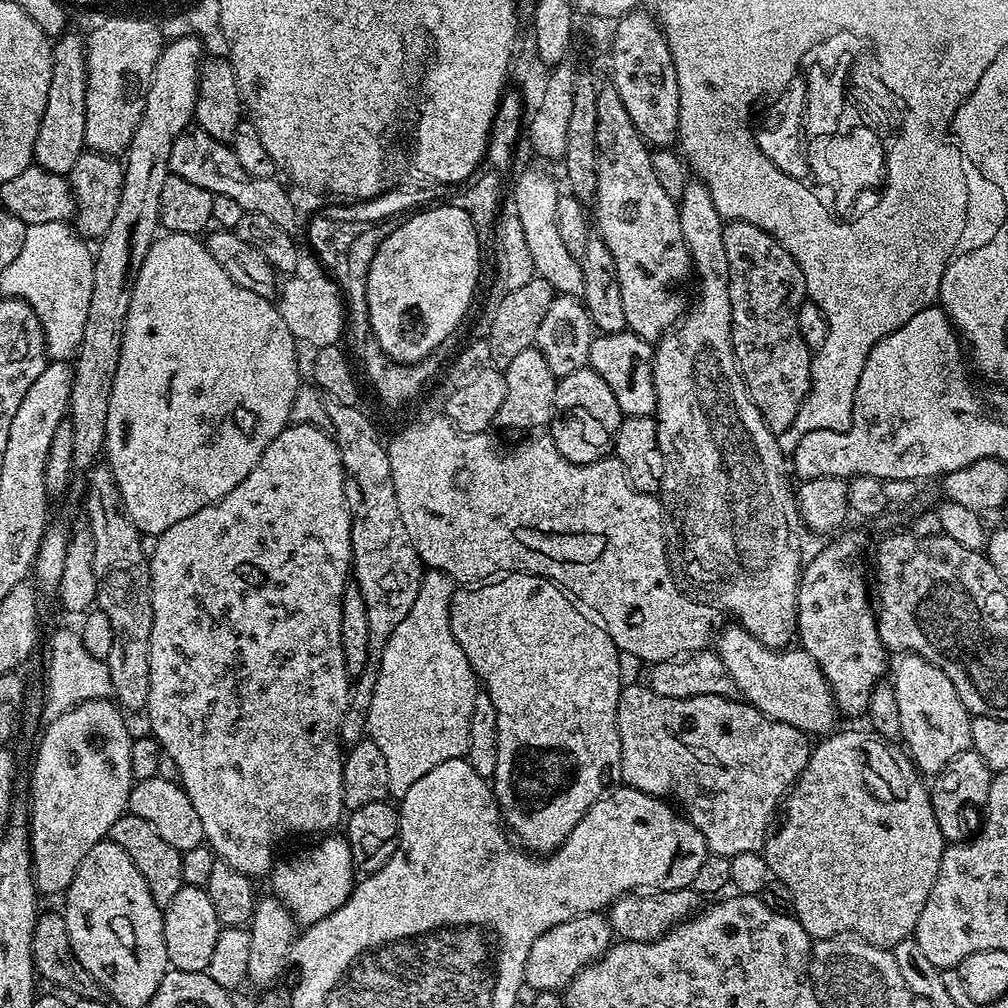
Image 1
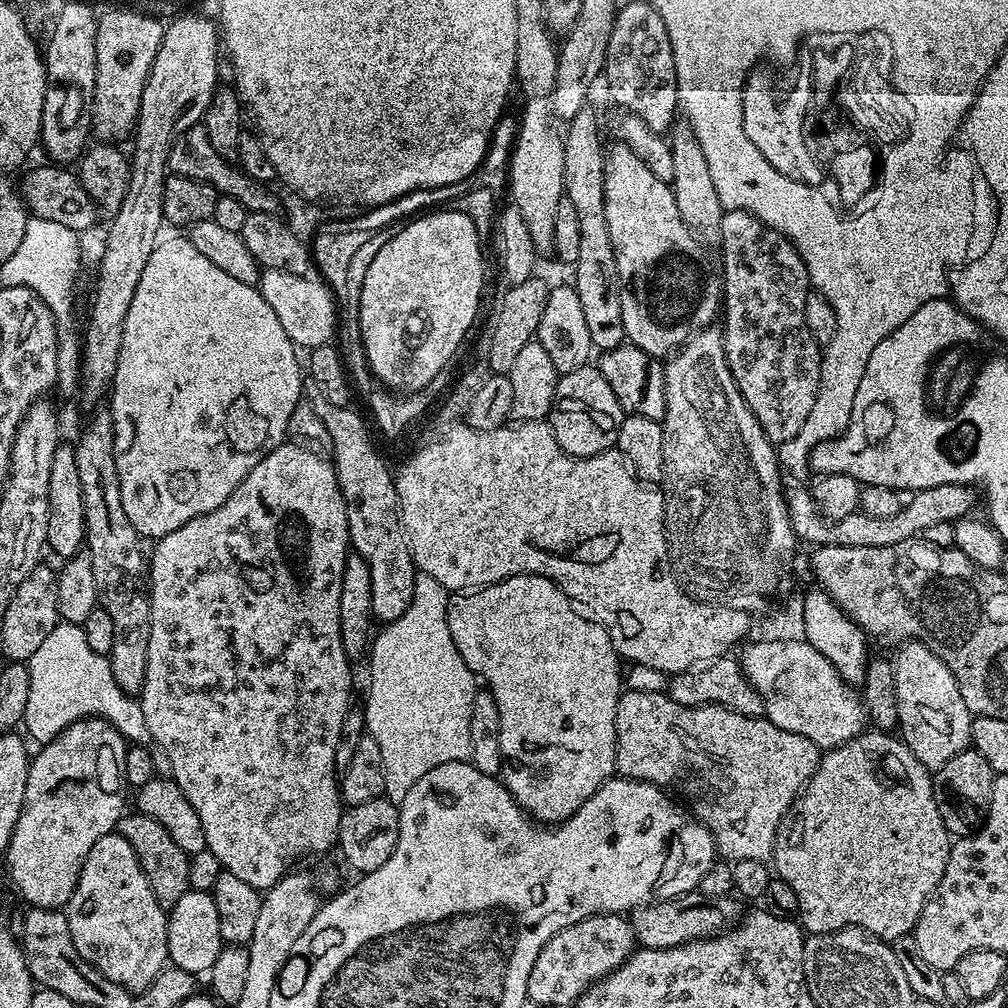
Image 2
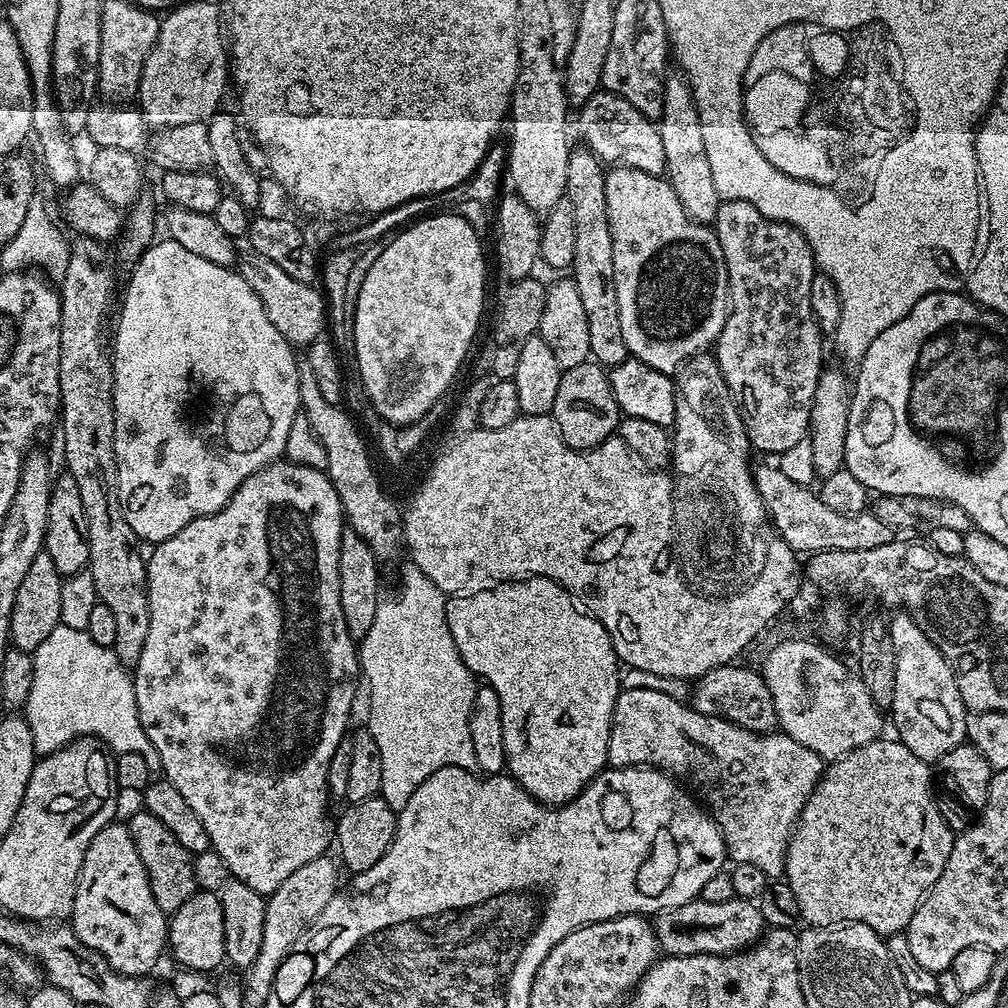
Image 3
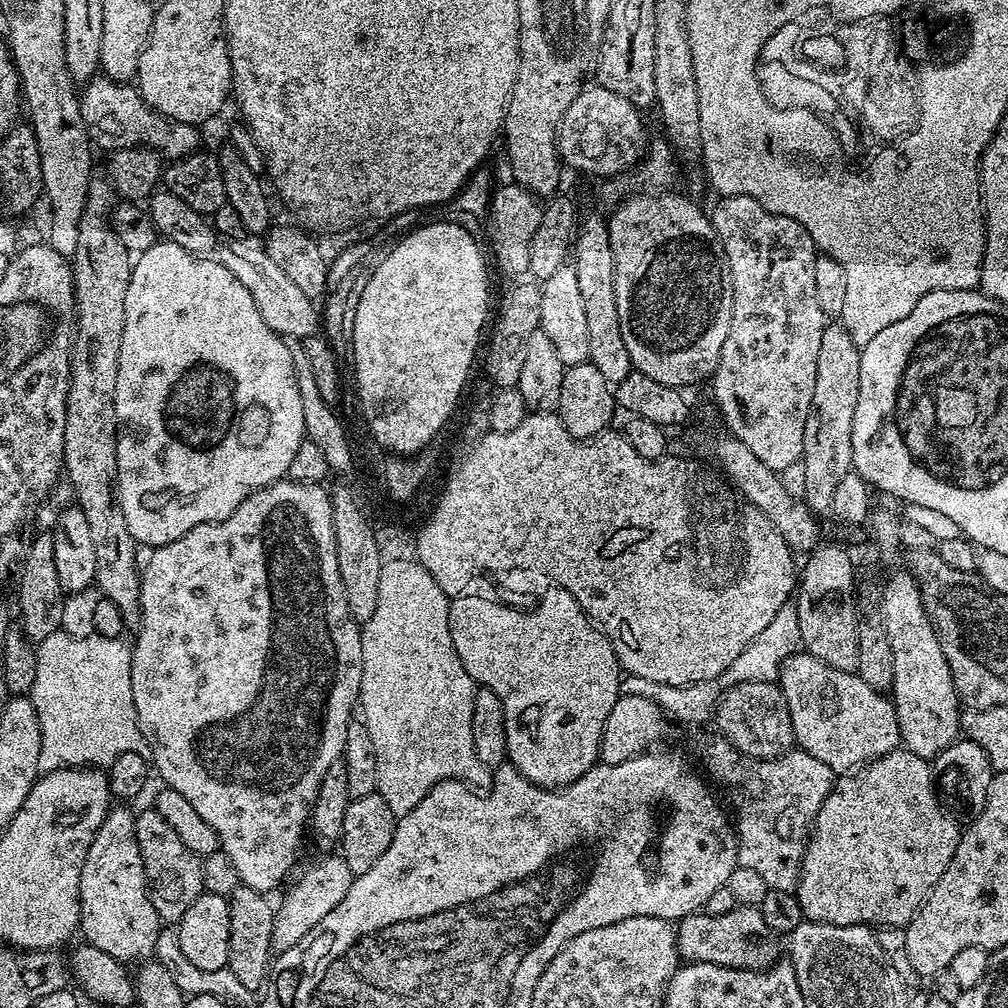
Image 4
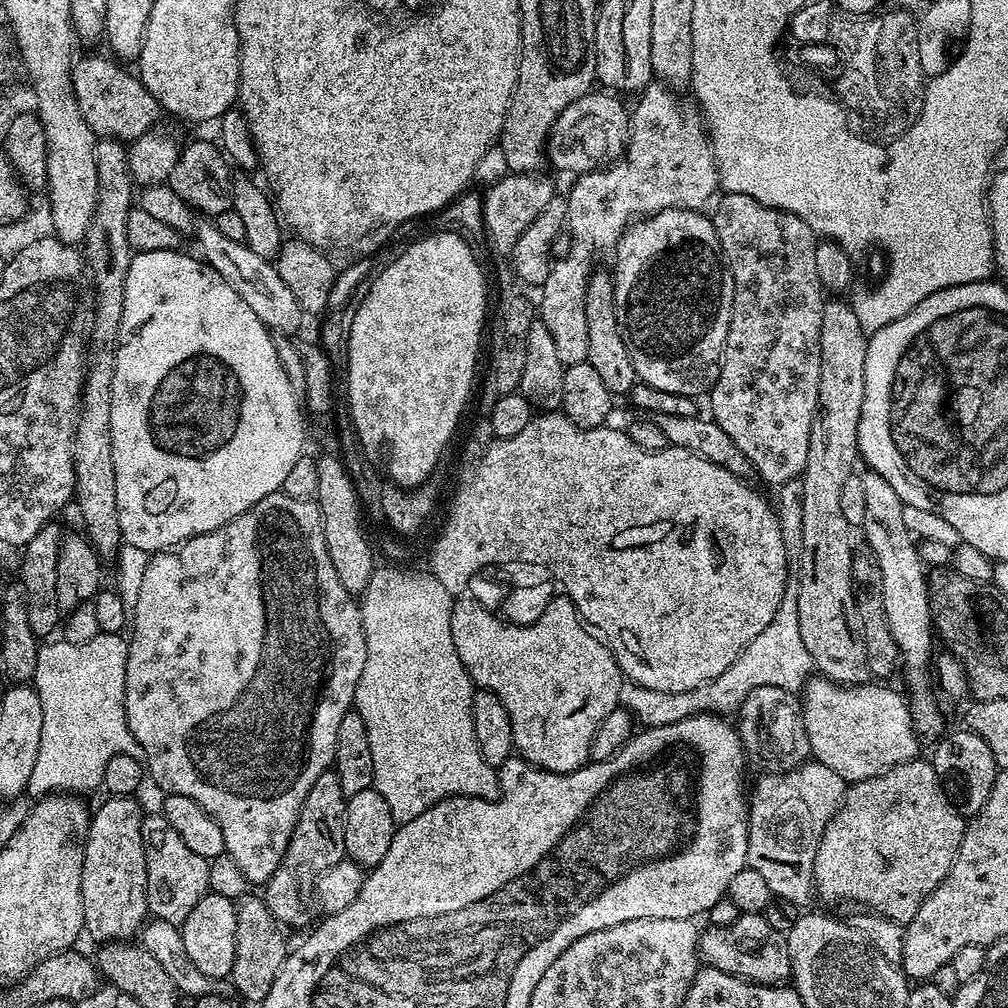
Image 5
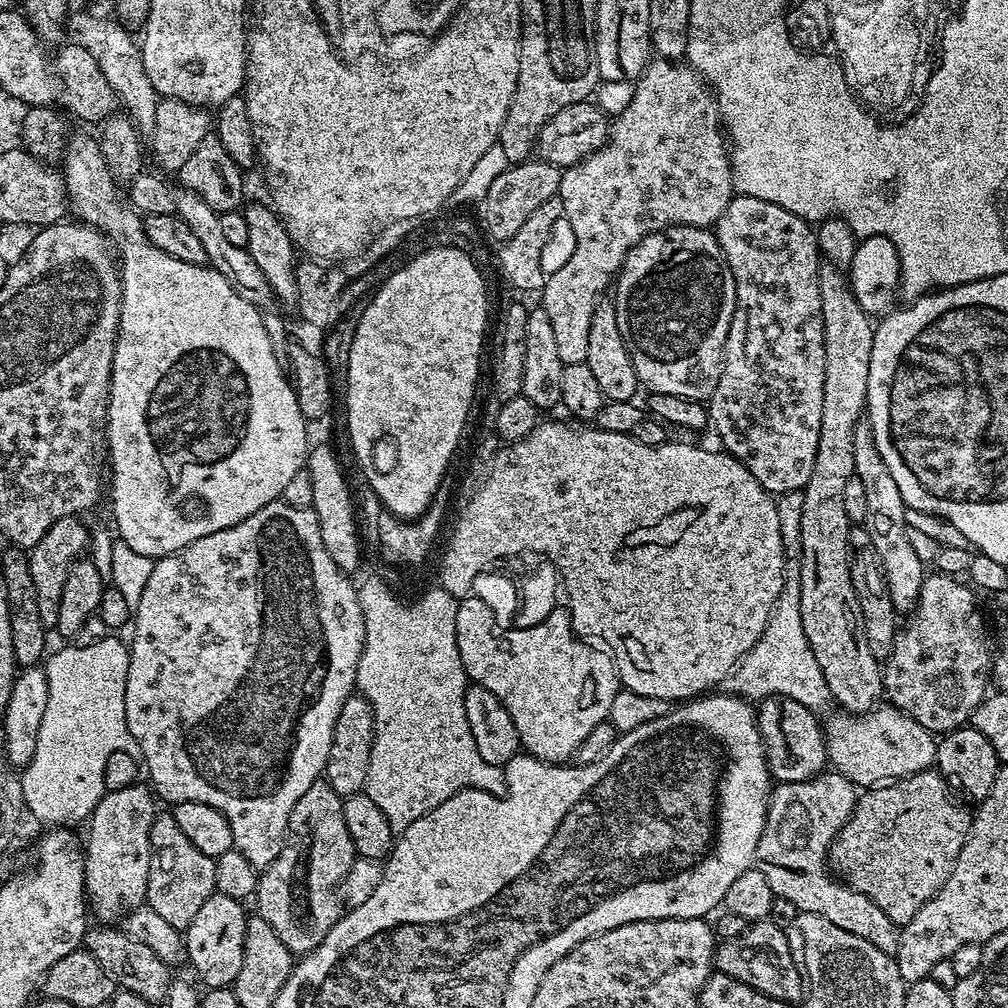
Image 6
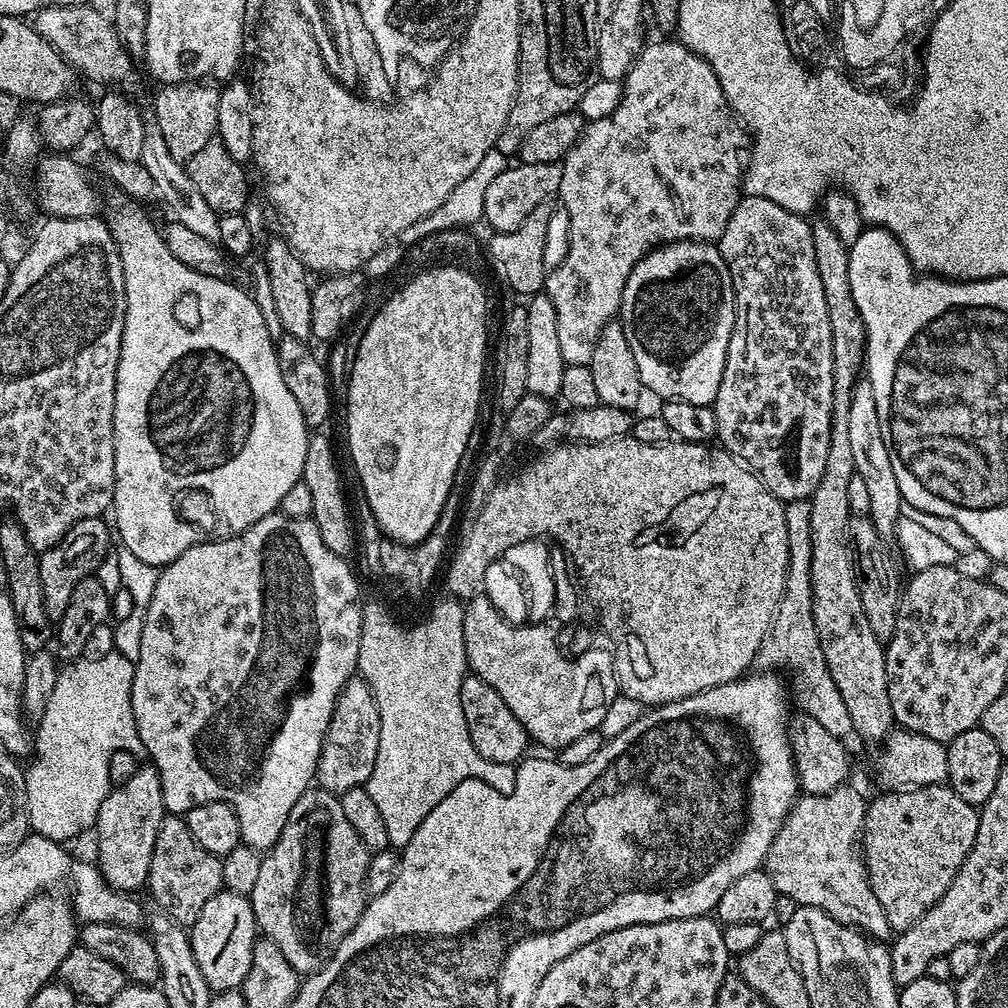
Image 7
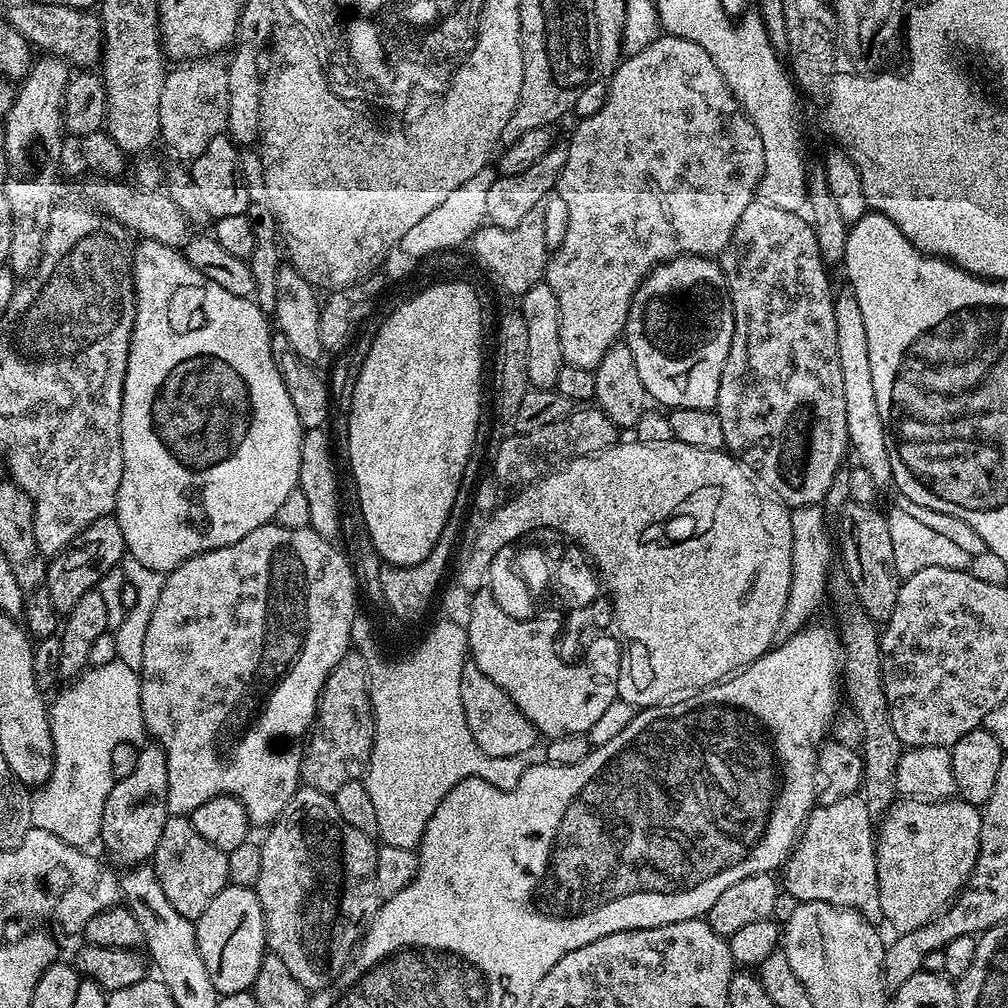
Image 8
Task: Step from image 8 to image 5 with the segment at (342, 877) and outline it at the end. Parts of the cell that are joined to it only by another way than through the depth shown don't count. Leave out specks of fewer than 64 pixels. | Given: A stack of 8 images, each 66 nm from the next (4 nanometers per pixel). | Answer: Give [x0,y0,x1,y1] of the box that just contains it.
[262,771,346,929]

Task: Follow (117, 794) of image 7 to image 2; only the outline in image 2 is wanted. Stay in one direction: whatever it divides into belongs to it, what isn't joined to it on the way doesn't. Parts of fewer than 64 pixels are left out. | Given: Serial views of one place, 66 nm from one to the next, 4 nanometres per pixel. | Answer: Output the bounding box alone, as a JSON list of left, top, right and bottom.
[66,830,169,992]

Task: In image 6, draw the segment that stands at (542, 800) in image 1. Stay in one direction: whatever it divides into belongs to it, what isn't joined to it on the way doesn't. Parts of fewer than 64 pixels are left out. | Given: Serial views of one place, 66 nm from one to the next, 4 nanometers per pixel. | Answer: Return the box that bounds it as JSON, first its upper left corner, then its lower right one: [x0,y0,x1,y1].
[454,594,618,764]

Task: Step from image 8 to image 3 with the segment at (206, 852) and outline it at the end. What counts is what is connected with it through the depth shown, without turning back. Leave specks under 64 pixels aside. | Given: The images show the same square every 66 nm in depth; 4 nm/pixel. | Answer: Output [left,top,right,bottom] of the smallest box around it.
[127,810,198,914]

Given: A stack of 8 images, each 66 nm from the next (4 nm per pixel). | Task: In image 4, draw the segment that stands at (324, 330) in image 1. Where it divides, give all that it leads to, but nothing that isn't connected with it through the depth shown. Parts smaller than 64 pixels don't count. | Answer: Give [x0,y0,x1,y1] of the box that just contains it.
[218,238,322,337]

